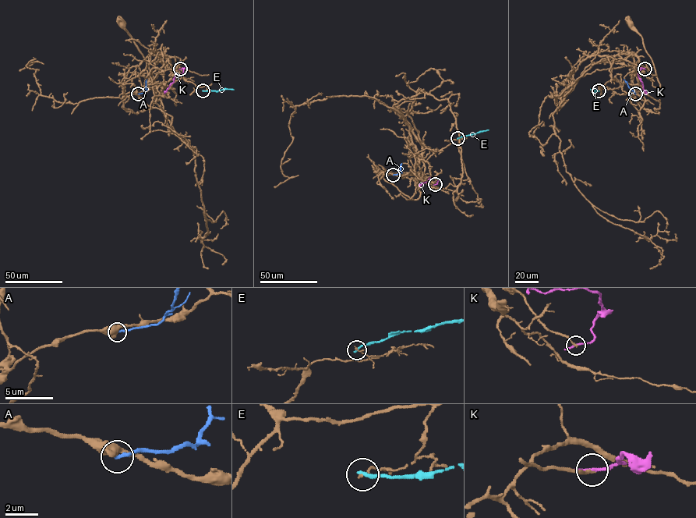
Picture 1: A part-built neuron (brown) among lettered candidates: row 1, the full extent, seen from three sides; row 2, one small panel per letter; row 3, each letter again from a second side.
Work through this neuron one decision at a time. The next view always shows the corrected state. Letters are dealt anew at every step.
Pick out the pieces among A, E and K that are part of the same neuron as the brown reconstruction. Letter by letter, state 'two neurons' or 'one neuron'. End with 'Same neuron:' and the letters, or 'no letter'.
A: two neurons
E: two neurons
K: two neurons
Same neuron: no letter

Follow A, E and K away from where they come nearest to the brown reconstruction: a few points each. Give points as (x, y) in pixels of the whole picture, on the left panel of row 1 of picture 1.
A: (138, 94), (144, 90), (146, 79)
E: (203, 90), (234, 90)
K: (180, 69), (183, 68), (183, 71), (174, 76), (174, 81), (164, 90)

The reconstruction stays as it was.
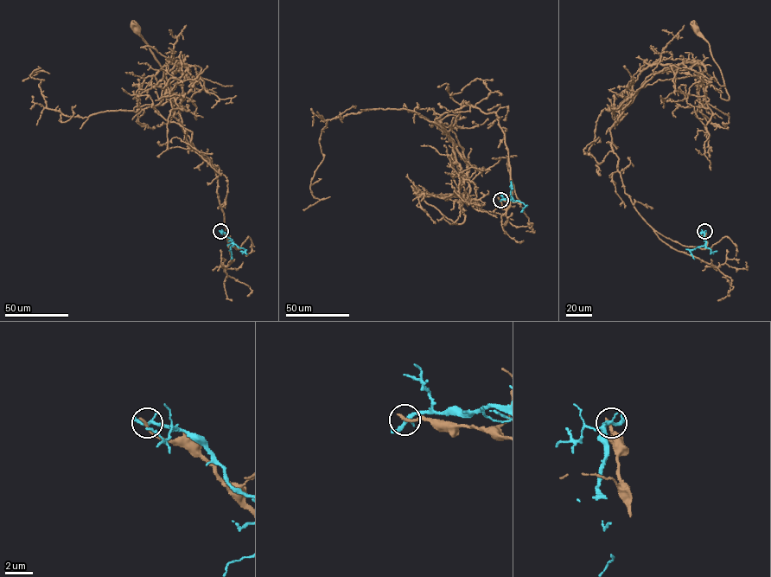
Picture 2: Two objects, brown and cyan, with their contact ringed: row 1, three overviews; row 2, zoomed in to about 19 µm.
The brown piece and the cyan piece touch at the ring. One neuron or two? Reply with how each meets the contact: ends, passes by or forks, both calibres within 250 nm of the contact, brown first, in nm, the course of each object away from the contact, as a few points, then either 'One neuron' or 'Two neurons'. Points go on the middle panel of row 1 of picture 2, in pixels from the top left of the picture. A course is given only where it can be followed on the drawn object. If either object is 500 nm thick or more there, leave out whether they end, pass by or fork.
At the ring brown ends. At the ring cyan passes by. Thickness 240 nm (brown) against 240 nm. Course of brown: (500, 200), (518, 201), (505, 135), (494, 112), (471, 105), (435, 119), (461, 168), (464, 221), (417, 190). Course of cyan: (500, 200), (513, 201), (511, 189). Two neurons

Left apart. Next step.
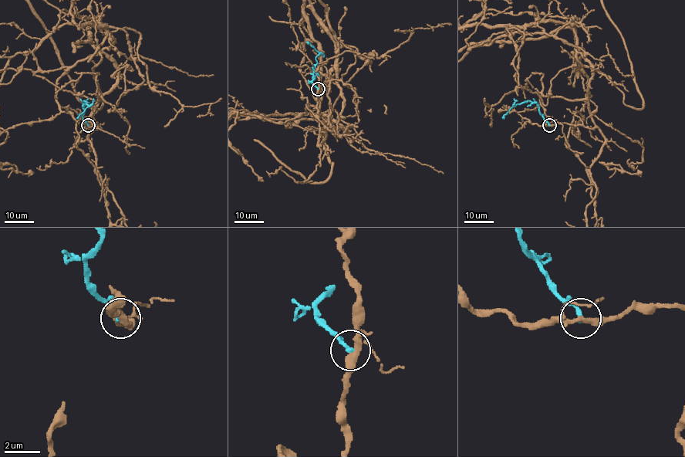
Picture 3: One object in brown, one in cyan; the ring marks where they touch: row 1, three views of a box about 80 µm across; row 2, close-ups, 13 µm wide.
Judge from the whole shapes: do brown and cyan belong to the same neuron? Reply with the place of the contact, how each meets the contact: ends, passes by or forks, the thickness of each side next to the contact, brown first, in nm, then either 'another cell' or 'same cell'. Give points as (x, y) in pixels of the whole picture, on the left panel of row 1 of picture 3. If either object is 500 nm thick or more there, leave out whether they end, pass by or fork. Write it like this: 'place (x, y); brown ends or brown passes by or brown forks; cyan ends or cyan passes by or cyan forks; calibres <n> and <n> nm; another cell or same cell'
place (88, 125); brown passes by; cyan ends; calibres 360 and 280 nm; another cell

